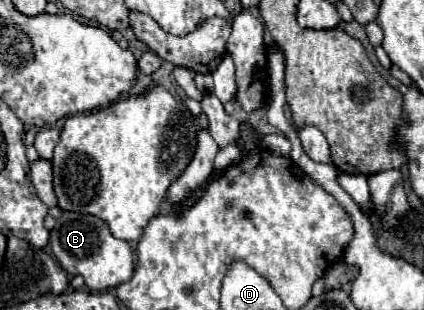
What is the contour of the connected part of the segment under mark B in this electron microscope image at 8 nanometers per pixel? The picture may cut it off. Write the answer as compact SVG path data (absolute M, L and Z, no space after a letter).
M64 211L56 227L50 231L50 245L62 269L70 275L82 275L88 289L92 291L106 291L118 287L134 273L134 253L130 245L116 239L110 233L108 225L94 215Z

